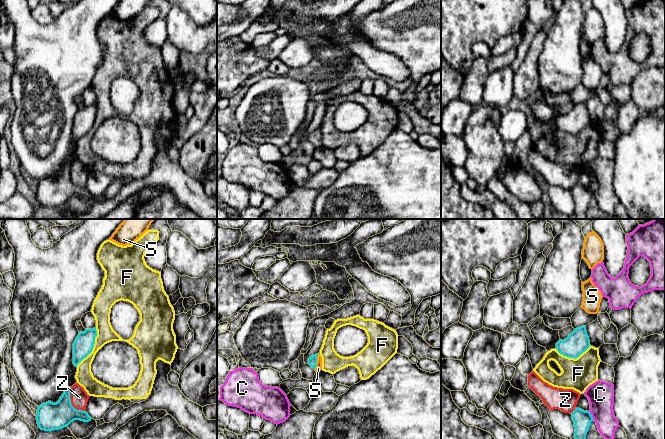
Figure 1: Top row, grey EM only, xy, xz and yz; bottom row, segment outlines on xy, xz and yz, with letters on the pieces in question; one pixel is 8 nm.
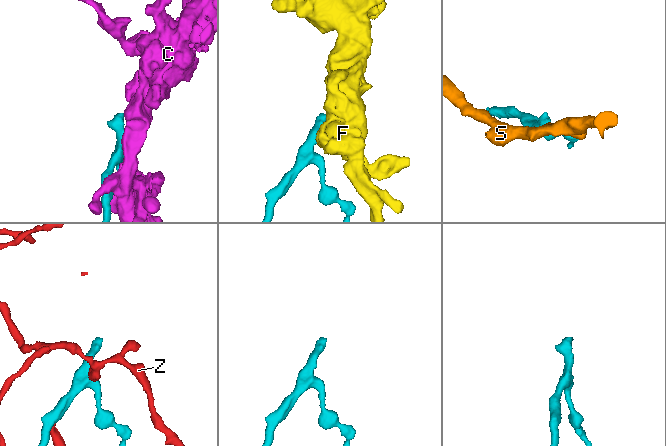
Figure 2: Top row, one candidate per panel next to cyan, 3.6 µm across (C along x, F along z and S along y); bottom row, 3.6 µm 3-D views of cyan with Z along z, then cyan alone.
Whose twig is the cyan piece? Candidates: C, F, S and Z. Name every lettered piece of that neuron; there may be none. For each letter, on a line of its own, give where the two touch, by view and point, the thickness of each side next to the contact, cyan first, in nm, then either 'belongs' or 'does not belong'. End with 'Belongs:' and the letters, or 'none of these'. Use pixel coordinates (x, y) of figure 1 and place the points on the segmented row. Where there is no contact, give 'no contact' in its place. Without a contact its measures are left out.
C: yz (591, 415) | 150/220 nm | does not belong
F: xy (93, 346) | 160/140 nm | does not belong
S: xz (316, 361) | 70/50 nm | belongs
Z: xy (70, 403) | 220/140 nm | does not belong
Belongs: S

